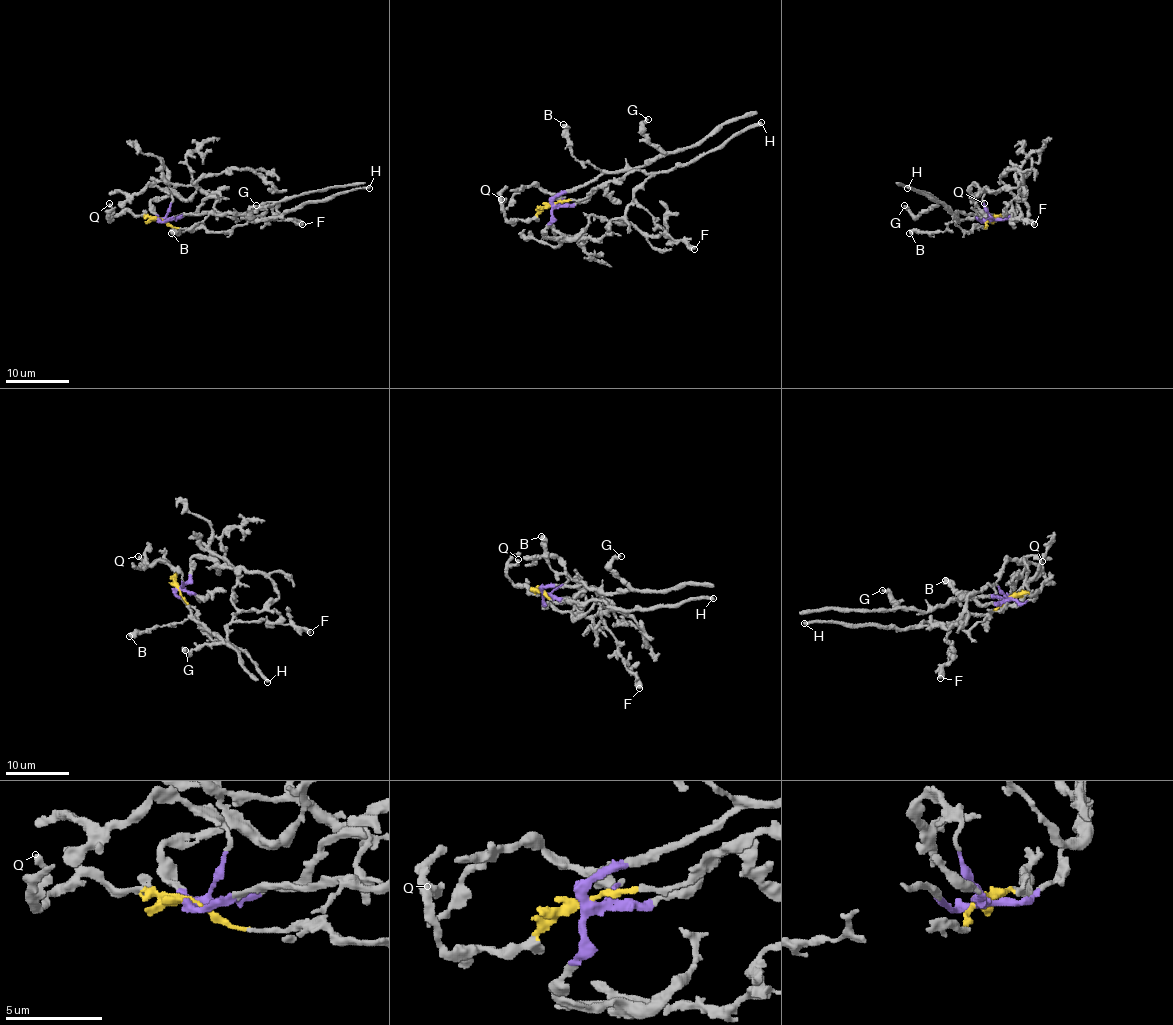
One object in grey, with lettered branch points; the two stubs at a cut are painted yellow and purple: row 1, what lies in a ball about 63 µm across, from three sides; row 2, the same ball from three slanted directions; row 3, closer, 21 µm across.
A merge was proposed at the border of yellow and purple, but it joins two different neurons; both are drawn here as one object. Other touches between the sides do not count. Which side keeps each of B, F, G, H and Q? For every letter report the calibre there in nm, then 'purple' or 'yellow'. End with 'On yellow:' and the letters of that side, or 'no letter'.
B: 600 nm | purple
F: 550 nm | yellow
G: 320 nm | purple
H: 360 nm | yellow
Q: 320 nm | yellow
On yellow: F, H, Q

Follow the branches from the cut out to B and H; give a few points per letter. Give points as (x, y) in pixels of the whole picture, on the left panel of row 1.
B: (161, 219), (210, 213), (183, 232), (170, 233)
H: (161, 219), (174, 227), (229, 232), (307, 203), (331, 200), (346, 190), (369, 187)

